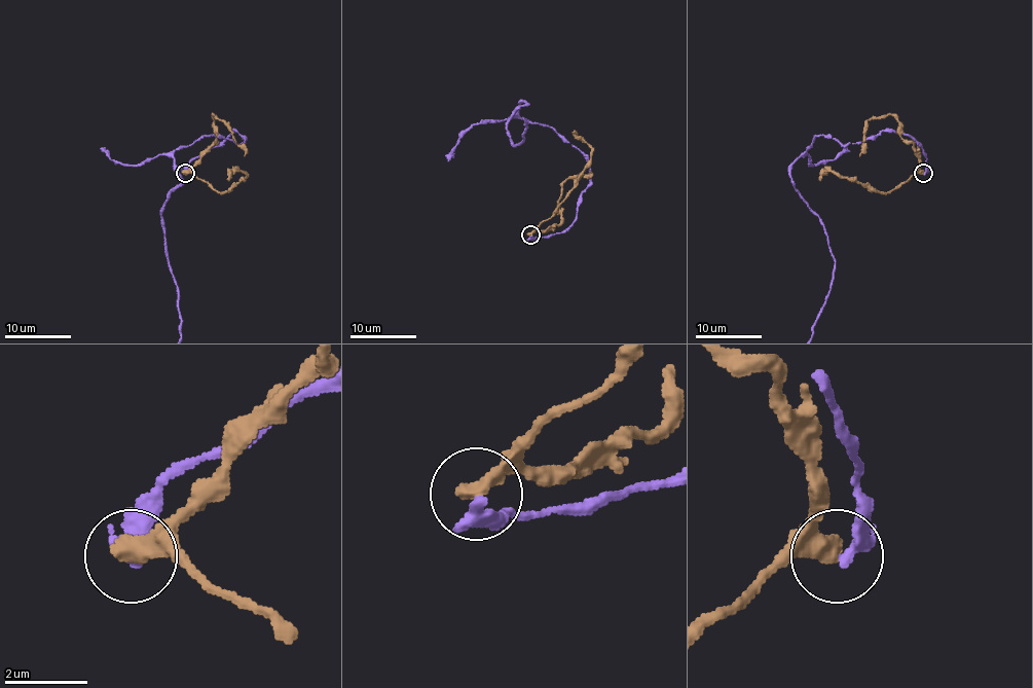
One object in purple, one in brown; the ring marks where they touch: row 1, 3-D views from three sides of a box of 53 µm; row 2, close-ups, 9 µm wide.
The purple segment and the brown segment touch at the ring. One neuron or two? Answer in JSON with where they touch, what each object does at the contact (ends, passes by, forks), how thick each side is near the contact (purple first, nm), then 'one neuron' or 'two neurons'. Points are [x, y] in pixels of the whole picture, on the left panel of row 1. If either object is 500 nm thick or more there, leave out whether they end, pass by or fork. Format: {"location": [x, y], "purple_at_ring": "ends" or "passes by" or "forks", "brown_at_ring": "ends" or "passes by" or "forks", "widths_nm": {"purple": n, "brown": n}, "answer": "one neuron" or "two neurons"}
{"location": [185, 173], "purple_at_ring": "ends", "brown_at_ring": "ends", "widths_nm": {"purple": 360, "brown": 460}, "answer": "two neurons"}

